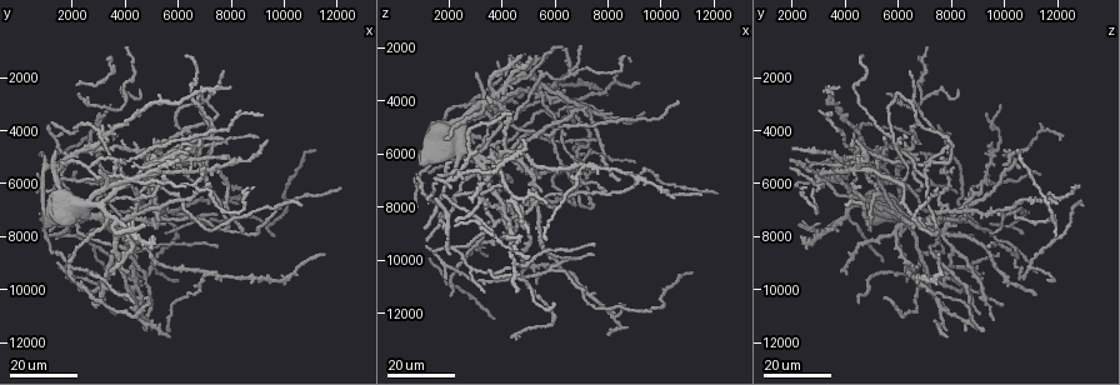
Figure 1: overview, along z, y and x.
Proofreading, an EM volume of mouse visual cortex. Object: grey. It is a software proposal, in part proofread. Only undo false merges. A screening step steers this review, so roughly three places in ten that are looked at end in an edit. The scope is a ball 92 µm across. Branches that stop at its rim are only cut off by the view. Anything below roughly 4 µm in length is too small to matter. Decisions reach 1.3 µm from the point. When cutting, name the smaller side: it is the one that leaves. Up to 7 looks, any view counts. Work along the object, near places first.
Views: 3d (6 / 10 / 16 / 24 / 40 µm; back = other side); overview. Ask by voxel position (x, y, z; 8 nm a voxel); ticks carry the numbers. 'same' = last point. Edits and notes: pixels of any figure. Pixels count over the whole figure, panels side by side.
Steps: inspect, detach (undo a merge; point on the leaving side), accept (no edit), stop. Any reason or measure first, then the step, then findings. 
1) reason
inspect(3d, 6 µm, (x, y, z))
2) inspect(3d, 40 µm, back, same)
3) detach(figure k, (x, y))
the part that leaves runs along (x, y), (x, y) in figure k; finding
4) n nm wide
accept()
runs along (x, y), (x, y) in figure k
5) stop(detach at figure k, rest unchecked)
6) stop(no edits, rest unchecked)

a fork
inspect(3d, 16 µm, (7300, 3700, 6800))

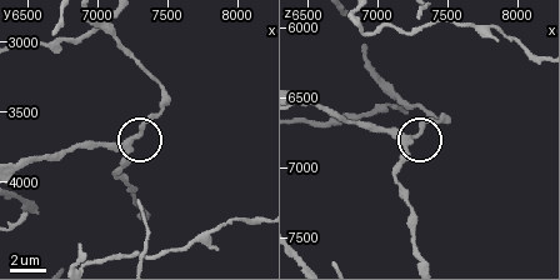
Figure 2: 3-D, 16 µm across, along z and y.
zoom in
inspect(3d, 6 µm, (7240, 3740, 6780))

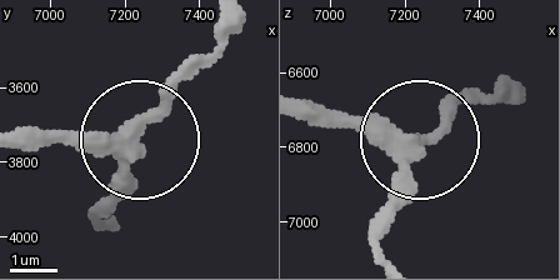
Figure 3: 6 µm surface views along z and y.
side arm 68 µm
accept()
runs along (300, 104), (384, 120), (416, 144), (389, 219) in figure 3; all the same neuron

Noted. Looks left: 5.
three arms meet
inspect(3d, 16 µm, (2500, 3100, 6000))

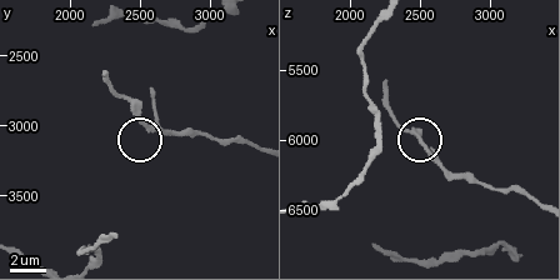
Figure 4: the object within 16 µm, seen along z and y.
inspect(3d, 10 µm, (2580, 3020, 6120))

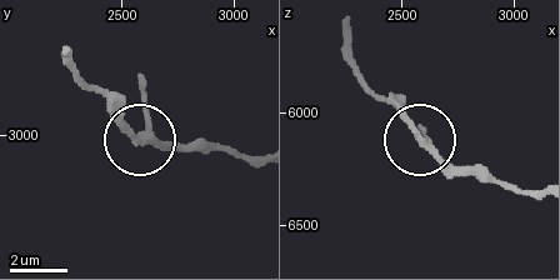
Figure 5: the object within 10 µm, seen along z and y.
side arm 6 µm
accept()
continuous, no second neuron

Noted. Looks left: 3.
three arms meet
inspect(3d, 16 µm, (4100, 2800, 6900))

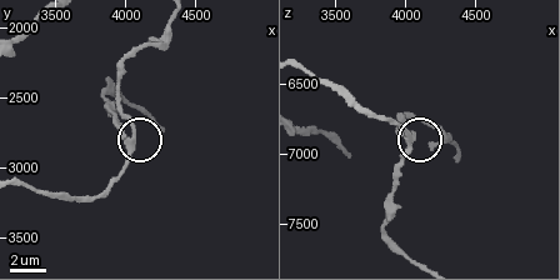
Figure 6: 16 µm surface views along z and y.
inspect(3d, 6 µm, (4020, 2800, 6920))

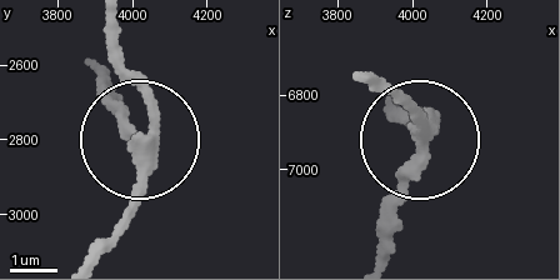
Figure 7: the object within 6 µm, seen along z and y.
3 arms
accept()
one neuron here

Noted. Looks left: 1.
stop(no edits, rest unchecked)

